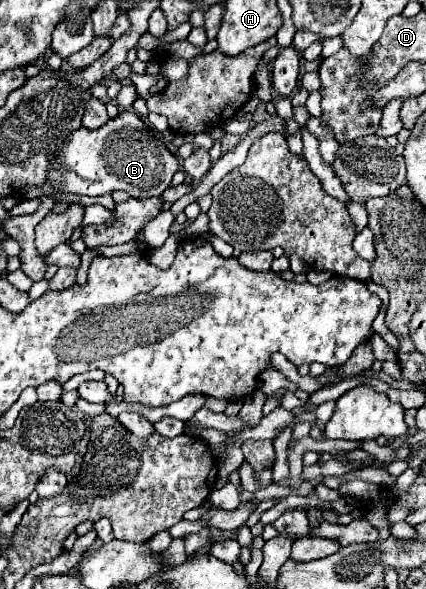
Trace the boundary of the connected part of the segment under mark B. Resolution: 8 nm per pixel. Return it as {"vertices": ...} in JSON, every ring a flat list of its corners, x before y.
{"vertices":[[122,111,100,129,76,129,68,143,58,151,48,181,66,193,106,195,114,189,126,191,136,199,158,197,170,187,174,173,180,169,180,159,168,151,164,141,132,111]]}

